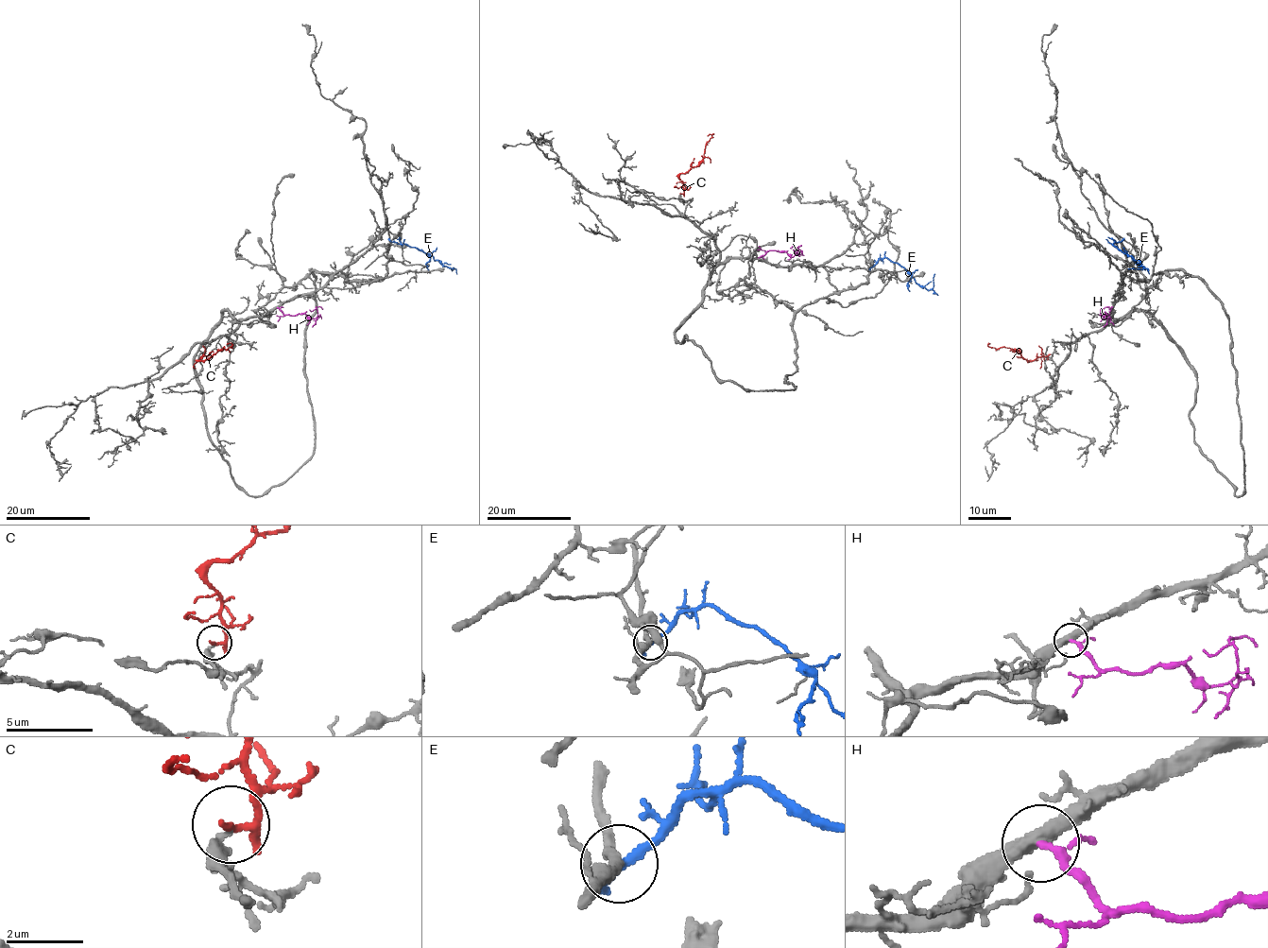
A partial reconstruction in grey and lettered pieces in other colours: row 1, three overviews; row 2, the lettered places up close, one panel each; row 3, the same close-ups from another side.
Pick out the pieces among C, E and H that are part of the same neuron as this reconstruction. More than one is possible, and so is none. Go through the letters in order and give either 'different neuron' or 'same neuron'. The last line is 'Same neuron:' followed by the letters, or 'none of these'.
C: different neuron
E: different neuron
H: same neuron
Same neuron: H

